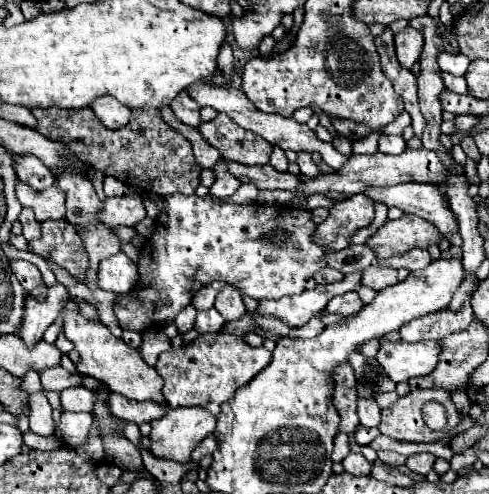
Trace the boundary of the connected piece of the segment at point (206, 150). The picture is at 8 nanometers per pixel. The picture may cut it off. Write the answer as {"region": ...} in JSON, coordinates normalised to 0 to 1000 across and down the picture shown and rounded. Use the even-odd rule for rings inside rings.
{"region":[[[333,217],[333,241],[337,241],[354,261],[362,261],[366,269],[374,269],[374,273],[382,277],[395,296],[395,312],[399,326],[407,330],[407,338],[423,342],[423,338],[436,338],[440,326],[448,326],[448,306],[444,306],[440,298],[431,298],[399,257],[382,257],[382,253],[374,253],[370,245],[362,245],[358,233],[354,233],[354,225],[350,225],[346,217]]]}

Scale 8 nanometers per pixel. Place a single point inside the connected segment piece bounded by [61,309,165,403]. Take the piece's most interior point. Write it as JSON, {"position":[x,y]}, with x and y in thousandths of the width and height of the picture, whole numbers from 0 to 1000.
{"position":[209,719]}

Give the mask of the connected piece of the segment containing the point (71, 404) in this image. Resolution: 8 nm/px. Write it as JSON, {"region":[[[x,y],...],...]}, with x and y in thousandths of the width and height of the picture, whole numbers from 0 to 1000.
{"region":[[[149,783],[125,796],[129,832],[186,832],[194,812],[198,812],[194,791],[174,787],[174,783]]]}

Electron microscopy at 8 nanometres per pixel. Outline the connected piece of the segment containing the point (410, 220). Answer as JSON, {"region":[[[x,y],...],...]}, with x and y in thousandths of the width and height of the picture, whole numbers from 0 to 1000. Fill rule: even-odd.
{"region":[[[824,435],[808,447],[791,447],[751,488],[751,496],[767,504],[771,520],[800,520],[849,500],[873,504],[877,496],[898,496],[906,480],[914,484],[914,476],[902,472],[885,451],[853,435]]]}

